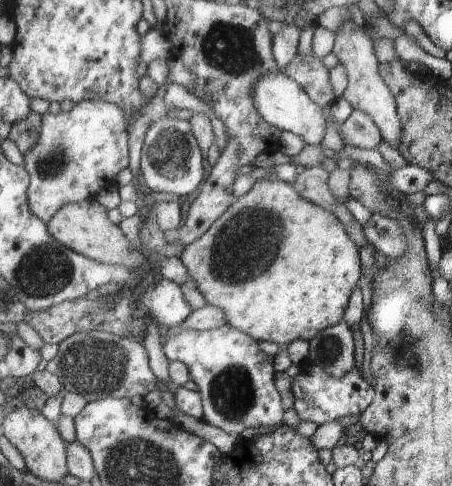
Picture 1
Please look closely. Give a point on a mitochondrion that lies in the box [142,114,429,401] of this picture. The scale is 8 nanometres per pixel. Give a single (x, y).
(245, 247)

